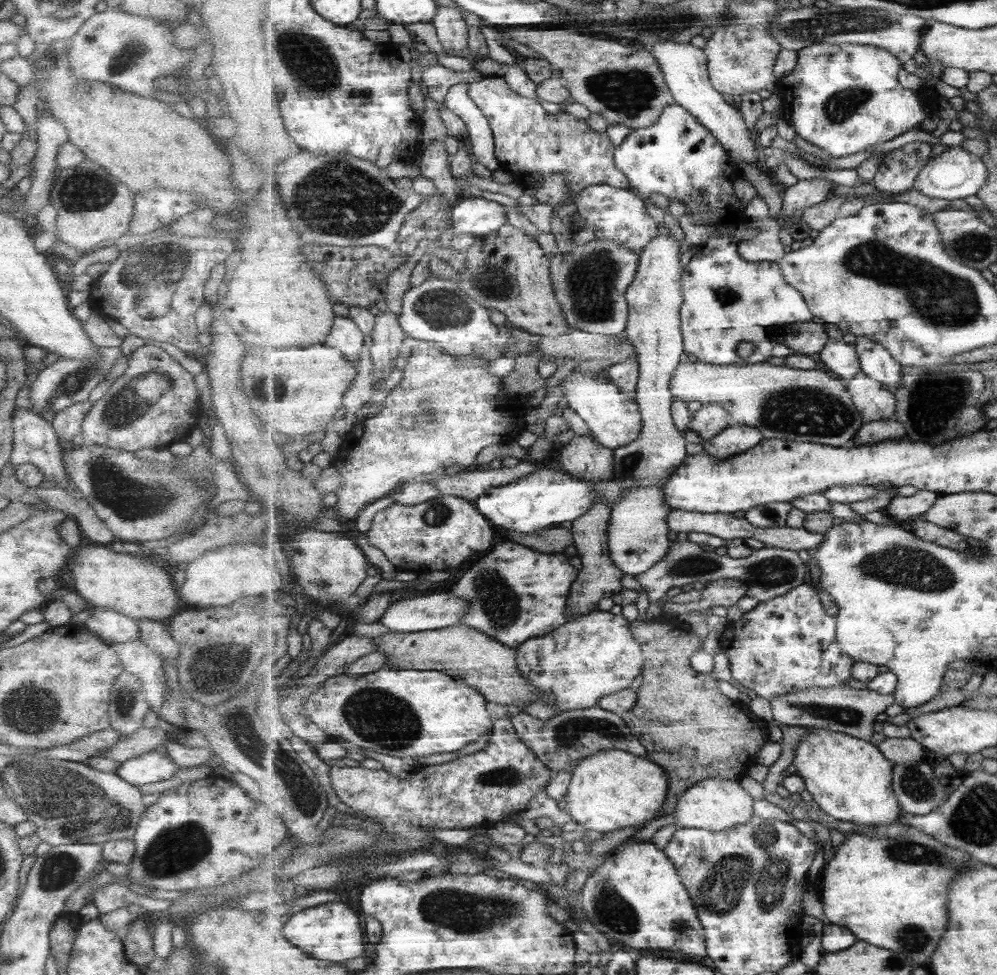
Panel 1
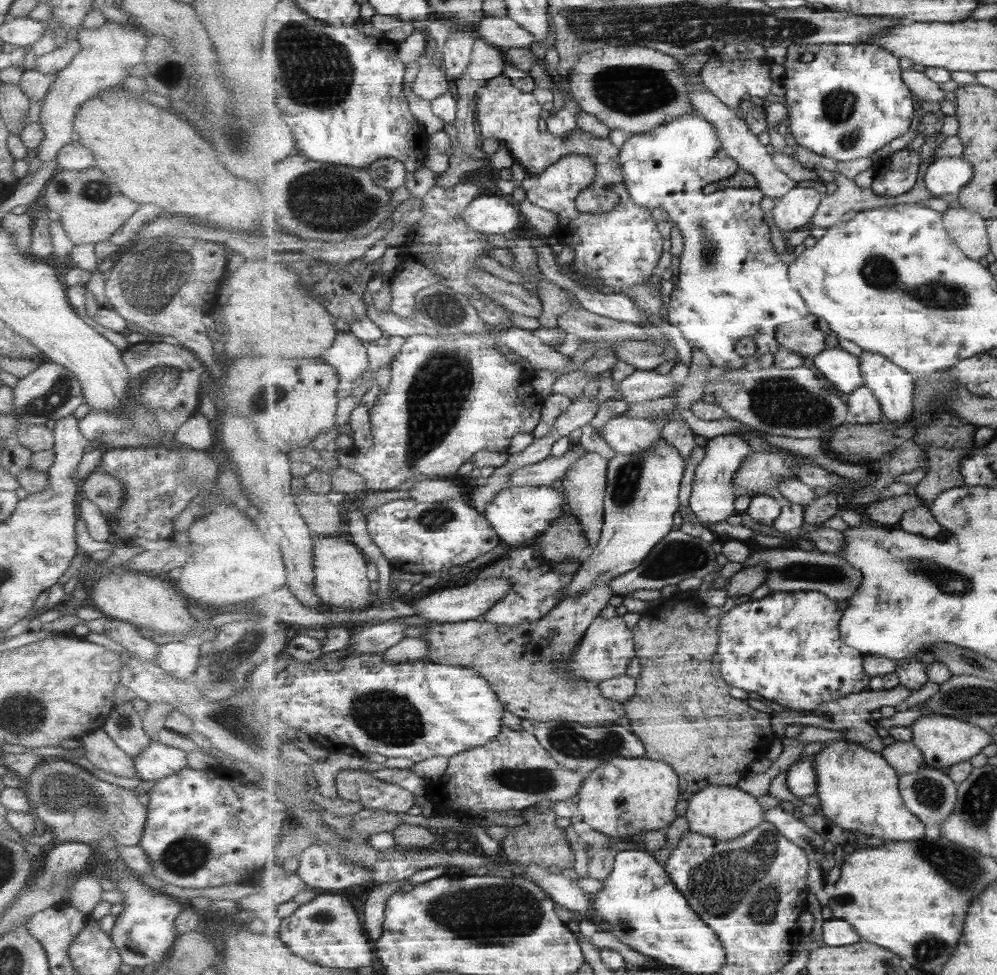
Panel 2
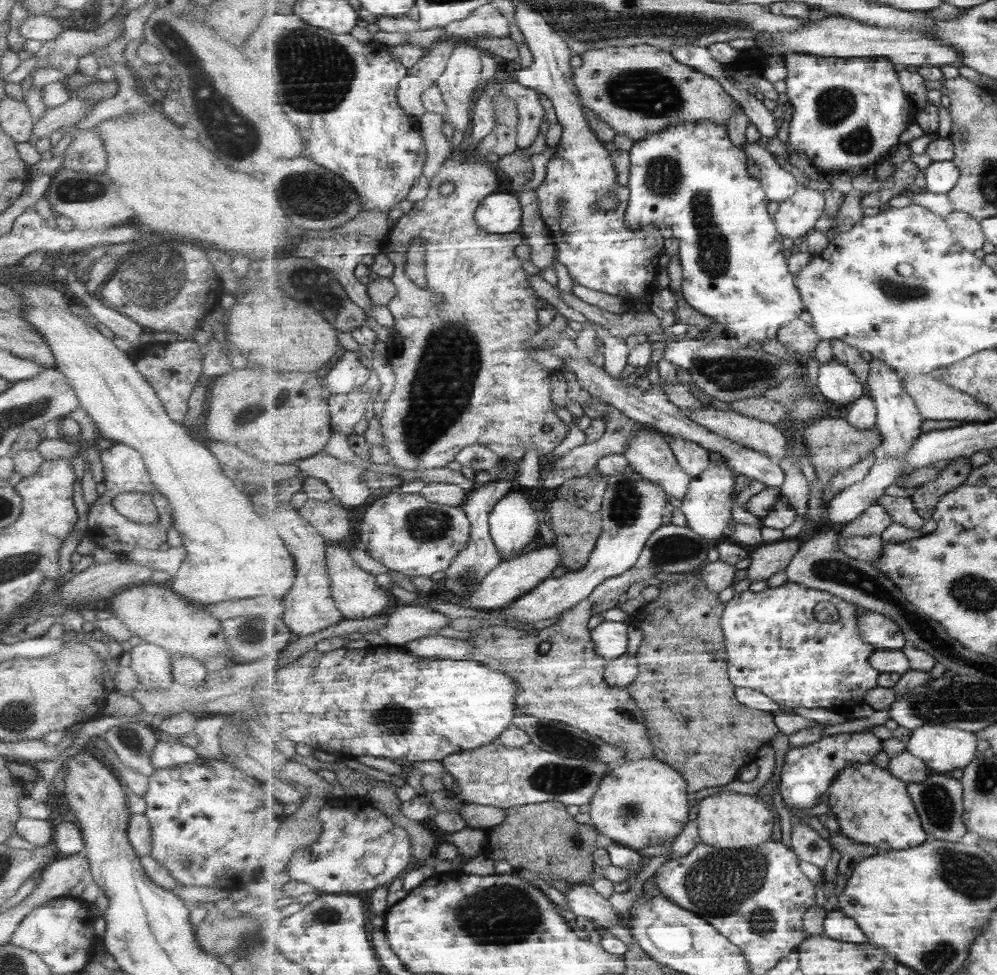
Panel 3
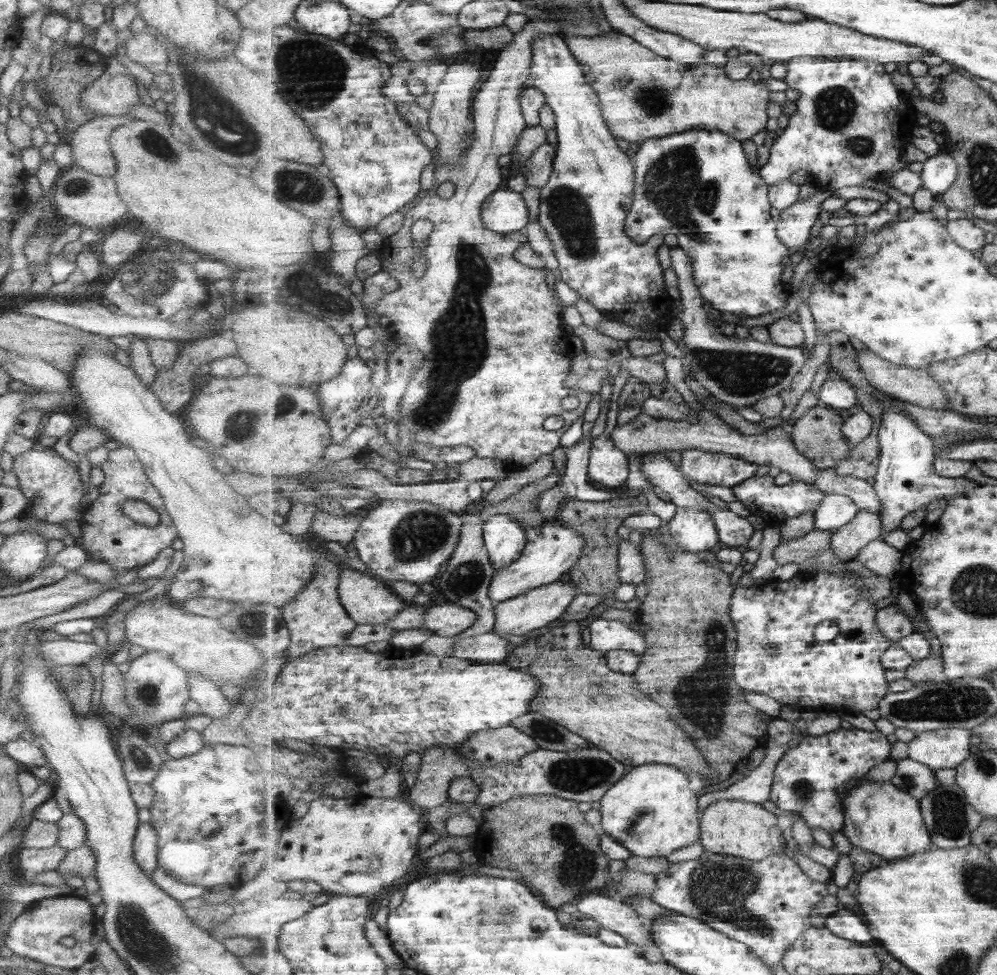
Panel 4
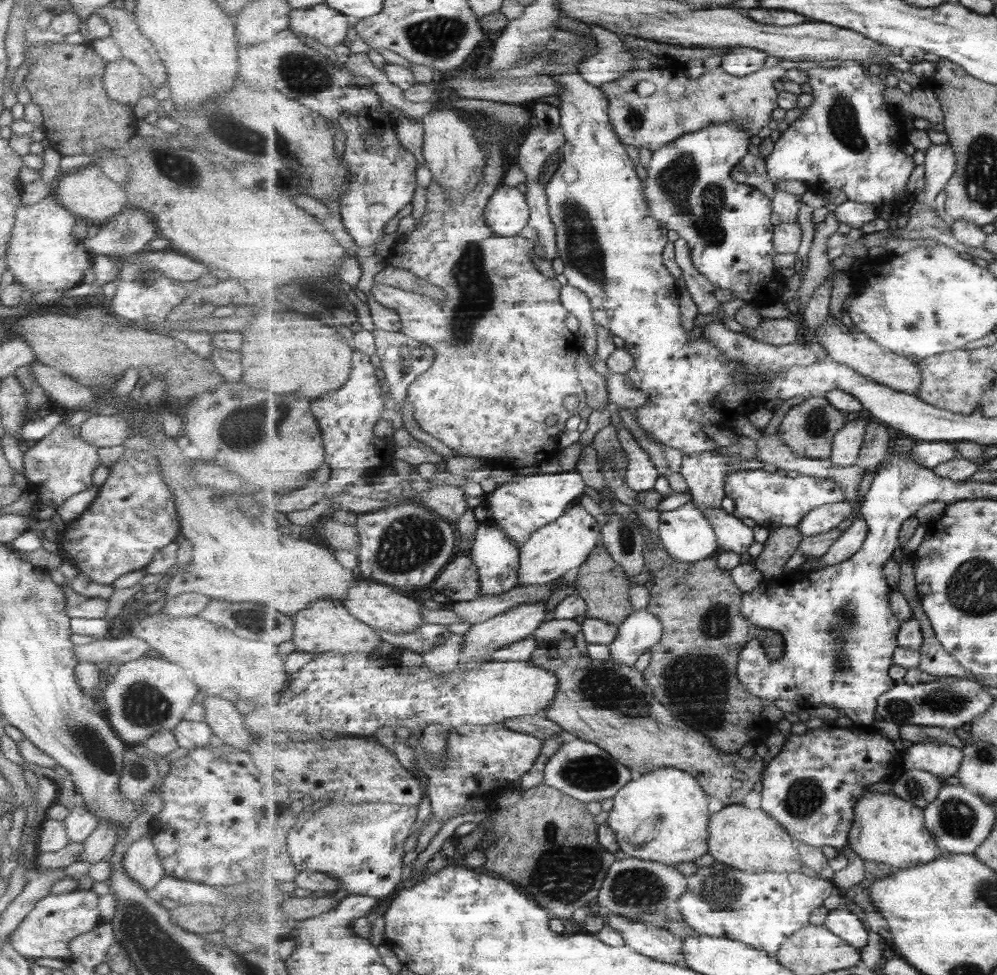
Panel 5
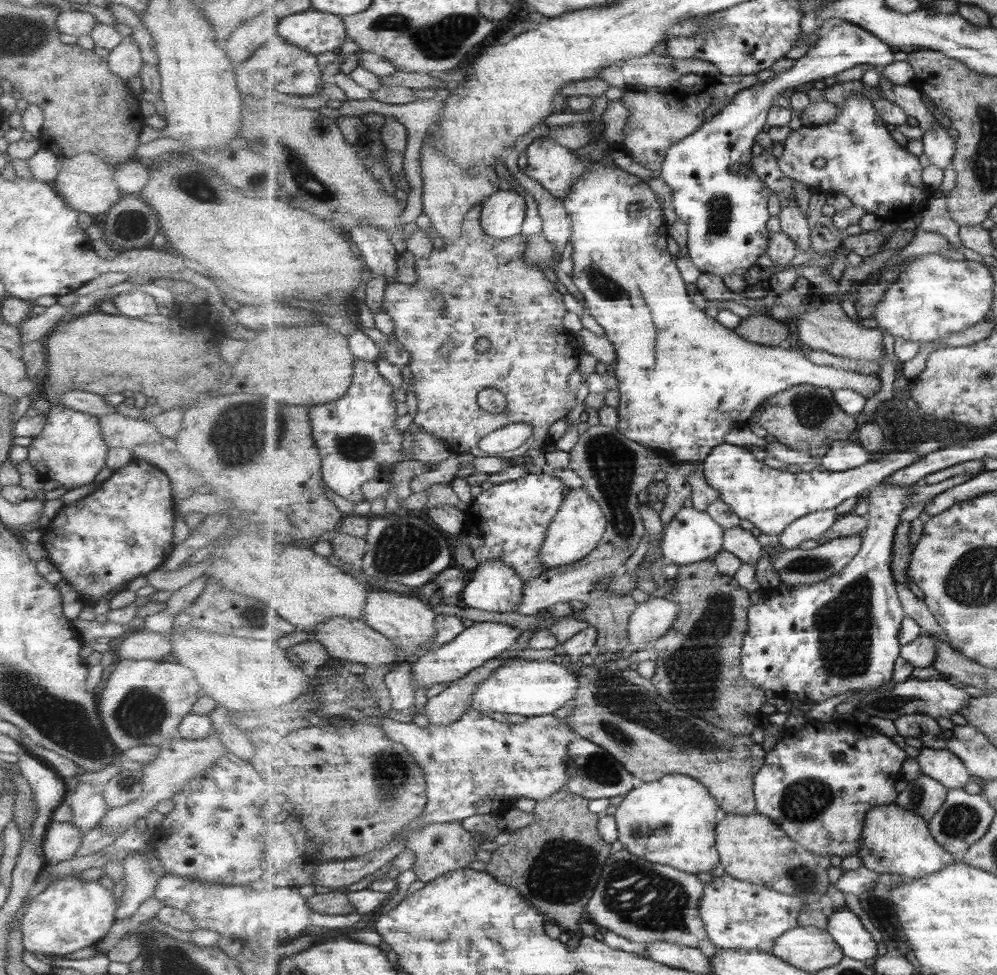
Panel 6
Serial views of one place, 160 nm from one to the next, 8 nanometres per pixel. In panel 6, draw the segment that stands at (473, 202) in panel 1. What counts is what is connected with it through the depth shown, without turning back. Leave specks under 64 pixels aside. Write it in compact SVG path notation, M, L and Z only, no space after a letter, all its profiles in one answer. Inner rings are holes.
M497 191L482 203L482 227L489 236L513 240L525 220L525 198L516 191Z

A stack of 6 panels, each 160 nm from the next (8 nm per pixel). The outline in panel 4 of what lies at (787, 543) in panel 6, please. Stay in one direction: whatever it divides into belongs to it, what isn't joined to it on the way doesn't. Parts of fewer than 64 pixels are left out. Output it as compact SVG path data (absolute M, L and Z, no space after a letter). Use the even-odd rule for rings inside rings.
M829 494L815 511L815 526L817 530L837 531L849 524L859 511L852 498L843 494Z

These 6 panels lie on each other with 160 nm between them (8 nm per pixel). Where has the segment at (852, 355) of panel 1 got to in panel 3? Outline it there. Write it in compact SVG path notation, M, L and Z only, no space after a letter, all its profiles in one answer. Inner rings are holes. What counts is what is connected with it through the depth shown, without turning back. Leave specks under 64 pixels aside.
M835 358L819 368L817 386L819 393L835 405L854 403L866 391L851 368Z

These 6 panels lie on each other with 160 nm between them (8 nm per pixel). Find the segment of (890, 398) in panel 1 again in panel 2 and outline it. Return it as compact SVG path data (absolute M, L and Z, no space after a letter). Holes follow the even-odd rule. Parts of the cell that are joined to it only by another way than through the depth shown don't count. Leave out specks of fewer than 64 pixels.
M867 386L858 388L846 396L846 399L850 408L847 423L875 424L884 419L881 403Z

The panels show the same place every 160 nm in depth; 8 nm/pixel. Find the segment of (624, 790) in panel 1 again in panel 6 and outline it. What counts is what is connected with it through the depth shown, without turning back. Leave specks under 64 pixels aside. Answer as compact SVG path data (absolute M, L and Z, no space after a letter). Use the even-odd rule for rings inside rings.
M675 774L665 776L662 780L645 781L639 788L635 788L623 797L613 816L618 824L619 842L624 849L637 857L652 863L671 865L673 868L683 869L696 875L701 872L711 872L719 866L715 832L719 822L727 817L727 813L710 794L710 790L695 777Z

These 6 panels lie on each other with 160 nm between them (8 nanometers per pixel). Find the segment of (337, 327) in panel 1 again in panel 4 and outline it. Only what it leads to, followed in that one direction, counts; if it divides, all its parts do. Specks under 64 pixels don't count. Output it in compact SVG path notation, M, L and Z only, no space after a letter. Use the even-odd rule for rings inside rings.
M359 356L347 360L345 369L339 377L333 380L327 380L319 384L318 397L322 402L322 408L331 428L333 443L341 445L345 440L351 437L351 434L361 427L363 417L359 415L358 408L364 404L364 400L373 400L374 393L371 385L371 376L373 376L372 363L361 360Z

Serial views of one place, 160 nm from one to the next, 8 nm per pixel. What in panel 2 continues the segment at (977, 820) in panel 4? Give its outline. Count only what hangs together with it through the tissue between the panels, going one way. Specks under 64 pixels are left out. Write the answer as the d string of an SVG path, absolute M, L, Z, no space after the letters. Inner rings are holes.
M923 766L919 771L901 775L899 778L901 790L906 808L918 816L927 828L941 826L955 811L958 802L958 784L951 780L946 770Z

